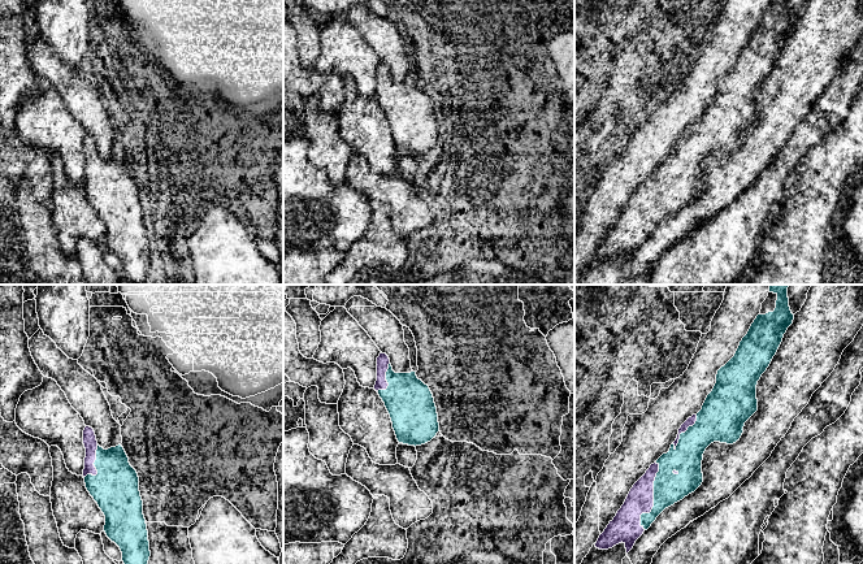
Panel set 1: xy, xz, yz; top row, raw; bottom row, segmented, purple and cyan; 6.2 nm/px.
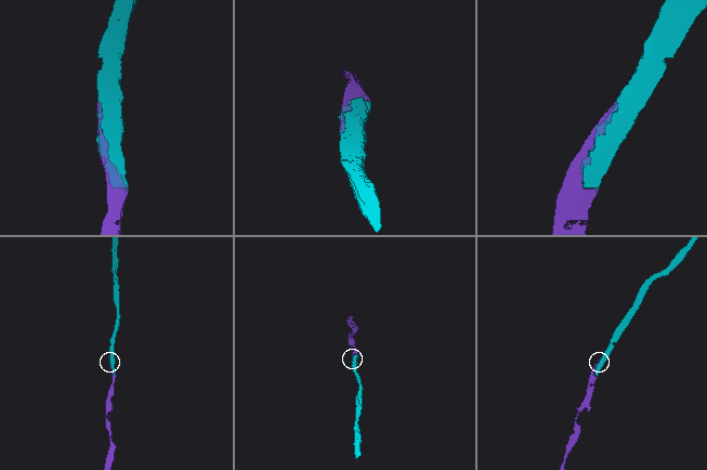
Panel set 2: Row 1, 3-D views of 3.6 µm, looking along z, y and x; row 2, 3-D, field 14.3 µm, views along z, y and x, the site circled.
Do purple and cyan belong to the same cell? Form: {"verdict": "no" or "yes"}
{"verdict": "yes"}

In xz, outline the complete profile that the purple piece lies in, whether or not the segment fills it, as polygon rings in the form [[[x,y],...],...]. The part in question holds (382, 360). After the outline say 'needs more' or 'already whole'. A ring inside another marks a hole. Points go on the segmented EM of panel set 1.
[[[381,352],[374,390],[385,403],[399,443],[416,447],[435,438],[439,422],[434,398],[416,372],[395,373],[389,356]]]; needs more

